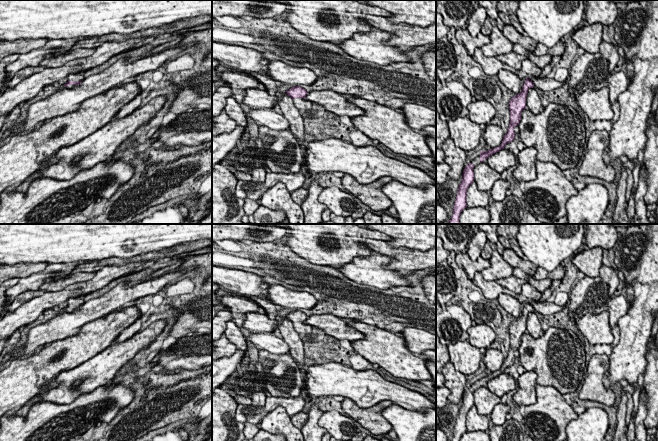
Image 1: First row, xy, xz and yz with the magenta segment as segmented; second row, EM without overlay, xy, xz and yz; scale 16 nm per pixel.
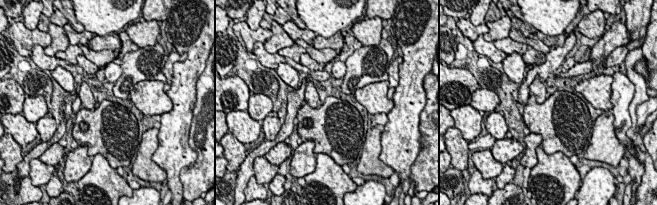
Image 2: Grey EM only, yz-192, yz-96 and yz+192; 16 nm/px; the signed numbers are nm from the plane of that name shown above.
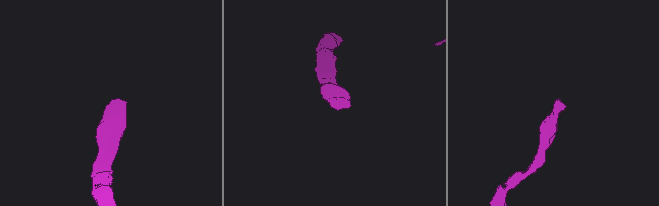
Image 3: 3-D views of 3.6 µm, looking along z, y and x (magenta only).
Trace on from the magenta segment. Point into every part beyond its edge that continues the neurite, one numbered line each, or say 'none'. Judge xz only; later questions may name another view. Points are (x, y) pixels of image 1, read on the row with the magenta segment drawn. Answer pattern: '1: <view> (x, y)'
1: xz (304, 106)

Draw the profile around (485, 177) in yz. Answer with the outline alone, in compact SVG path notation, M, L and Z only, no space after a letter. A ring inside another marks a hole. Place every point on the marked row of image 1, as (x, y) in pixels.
M481 162L473 168L474 181L479 191L492 190L495 182L501 178L501 174L493 170L488 163Z

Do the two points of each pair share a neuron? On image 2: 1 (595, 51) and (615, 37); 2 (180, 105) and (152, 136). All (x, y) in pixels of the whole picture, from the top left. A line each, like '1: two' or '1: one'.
1: one
2: two

